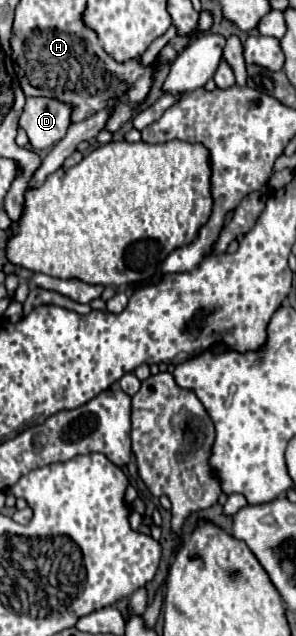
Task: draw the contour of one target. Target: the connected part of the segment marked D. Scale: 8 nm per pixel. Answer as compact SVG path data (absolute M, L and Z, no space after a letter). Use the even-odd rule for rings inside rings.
M27 97L19 127L25 129L33 149L51 149L57 145L69 127L67 105L47 97Z

